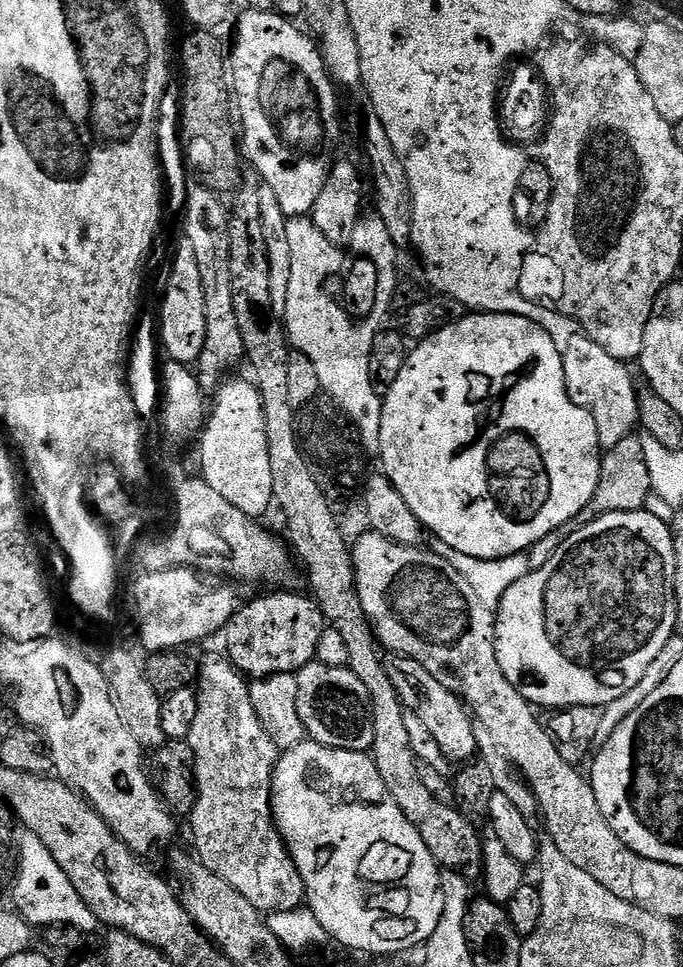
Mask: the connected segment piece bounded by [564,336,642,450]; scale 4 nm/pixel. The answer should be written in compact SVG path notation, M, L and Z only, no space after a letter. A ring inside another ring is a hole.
M593 337L578 339L564 357L568 385L572 394L592 413L600 430L600 442L611 450L633 435L640 421L641 393L636 393L632 372L627 363L609 354Z

